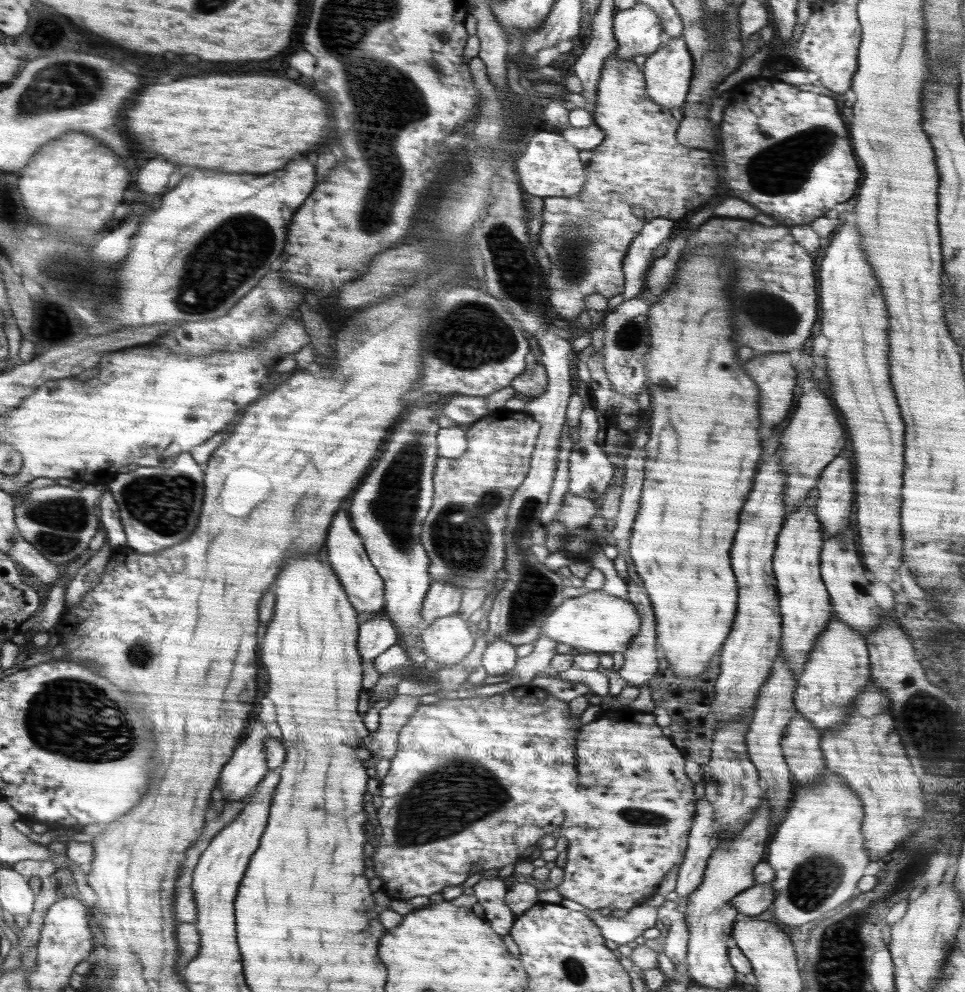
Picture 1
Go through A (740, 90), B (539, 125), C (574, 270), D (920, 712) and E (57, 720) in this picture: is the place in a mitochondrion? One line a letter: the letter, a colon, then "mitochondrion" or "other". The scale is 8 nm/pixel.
A: other
B: other
C: mitochondrion
D: mitochondrion
E: mitochondrion

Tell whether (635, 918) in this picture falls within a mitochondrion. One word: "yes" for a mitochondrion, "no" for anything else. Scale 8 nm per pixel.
no

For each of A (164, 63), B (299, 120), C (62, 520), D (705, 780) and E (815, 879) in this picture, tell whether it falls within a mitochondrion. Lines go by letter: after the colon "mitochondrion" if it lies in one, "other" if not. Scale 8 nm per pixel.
A: other
B: other
C: mitochondrion
D: other
E: mitochondrion

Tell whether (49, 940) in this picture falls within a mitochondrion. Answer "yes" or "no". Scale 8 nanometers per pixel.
no

